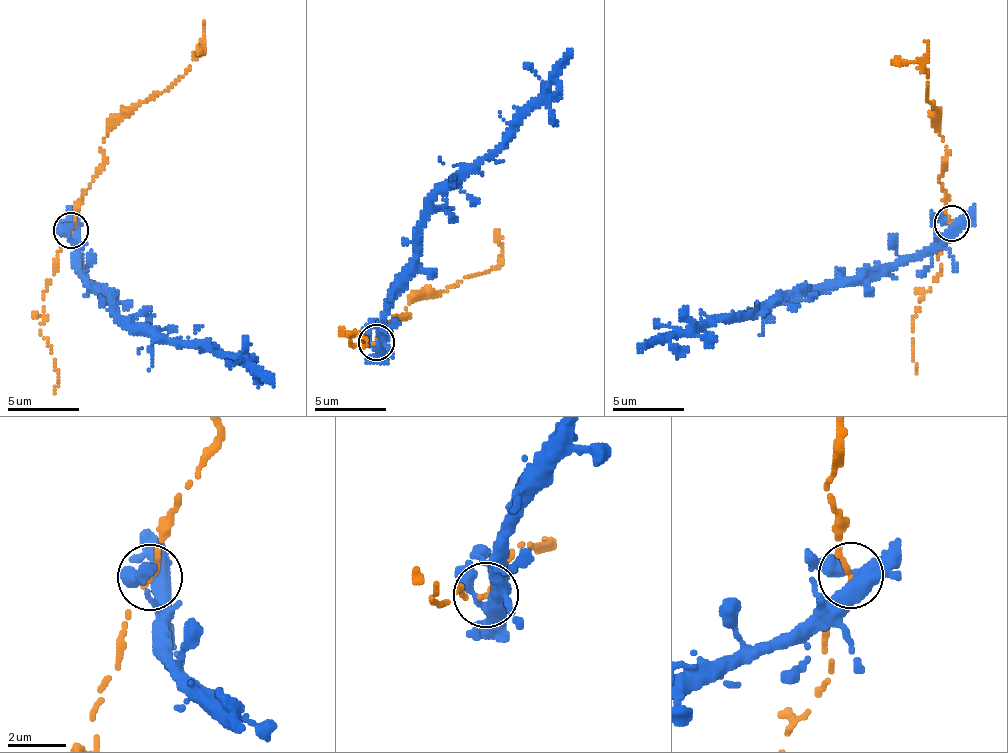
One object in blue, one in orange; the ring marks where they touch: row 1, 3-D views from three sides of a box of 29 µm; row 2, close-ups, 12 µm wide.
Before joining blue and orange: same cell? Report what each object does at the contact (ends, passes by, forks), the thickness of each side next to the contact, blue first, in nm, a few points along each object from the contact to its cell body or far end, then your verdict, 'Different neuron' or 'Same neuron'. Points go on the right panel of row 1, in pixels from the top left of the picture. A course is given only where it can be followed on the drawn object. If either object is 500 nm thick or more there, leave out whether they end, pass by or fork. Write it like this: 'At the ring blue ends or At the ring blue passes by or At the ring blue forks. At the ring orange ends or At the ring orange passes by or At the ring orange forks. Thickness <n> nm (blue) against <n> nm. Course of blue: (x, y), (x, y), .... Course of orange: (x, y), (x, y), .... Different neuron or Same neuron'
At the ring blue forks. At the ring orange passes by. Thickness 360 nm (blue) against 140 nm. Course of blue: (952, 221), (949, 230), (914, 255), (878, 265), (861, 279), (801, 287), (760, 310), (652, 338), (638, 352). Course of orange: (952, 222), (939, 182), (946, 147), (937, 109), (927, 101), (928, 71), (917, 62), (892, 64). Same neuron

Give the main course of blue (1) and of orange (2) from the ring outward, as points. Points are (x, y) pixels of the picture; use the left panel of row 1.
1: (68, 229), (75, 237), (80, 270), (122, 318), (173, 339), (240, 357), (273, 386)
2: (71, 229), (75, 207), (104, 161), (100, 148), (107, 132), (143, 102), (168, 90), (204, 44), (198, 54)

